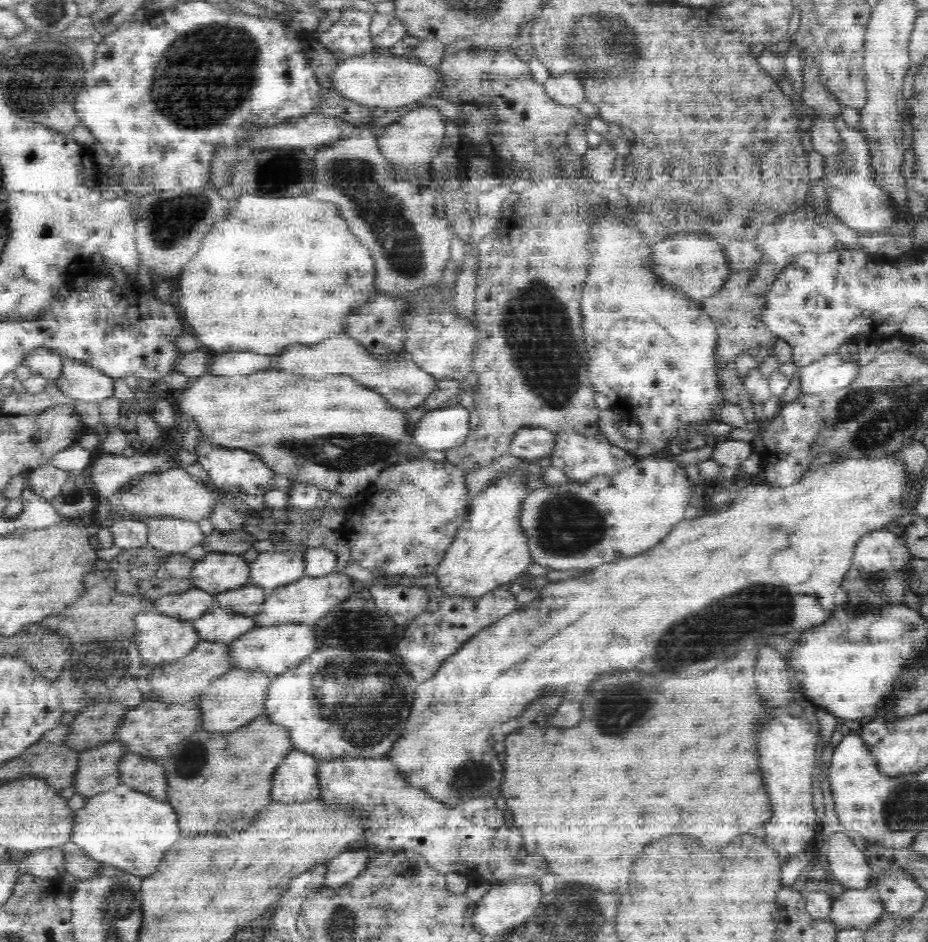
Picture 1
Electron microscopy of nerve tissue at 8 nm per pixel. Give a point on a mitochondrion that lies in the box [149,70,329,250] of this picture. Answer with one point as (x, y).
(273, 174)

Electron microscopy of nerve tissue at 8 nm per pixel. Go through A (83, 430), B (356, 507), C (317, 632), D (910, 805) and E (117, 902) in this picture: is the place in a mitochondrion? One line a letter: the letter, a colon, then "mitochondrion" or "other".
A: other
B: other
C: other
D: mitochondrion
E: mitochondrion

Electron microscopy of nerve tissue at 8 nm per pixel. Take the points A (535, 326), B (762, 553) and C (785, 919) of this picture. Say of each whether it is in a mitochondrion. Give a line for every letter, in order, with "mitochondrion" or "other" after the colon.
A: mitochondrion
B: other
C: other

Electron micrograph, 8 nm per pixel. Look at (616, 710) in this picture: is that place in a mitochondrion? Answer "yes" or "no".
yes

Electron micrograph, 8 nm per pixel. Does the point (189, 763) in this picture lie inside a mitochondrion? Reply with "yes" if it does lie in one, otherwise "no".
yes

